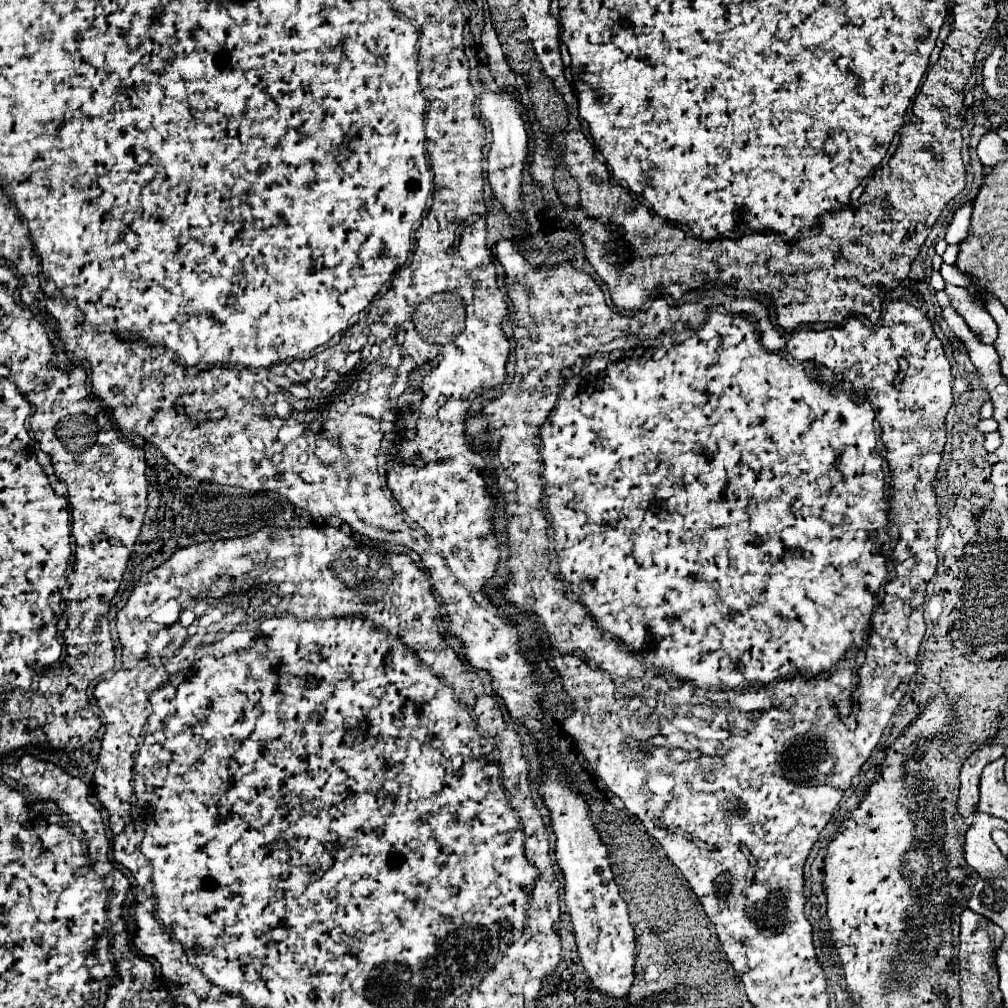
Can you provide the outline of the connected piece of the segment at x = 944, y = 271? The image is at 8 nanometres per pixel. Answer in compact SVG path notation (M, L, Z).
M943 263L941 265L941 277L945 279L945 283L951 283L951 285L959 285L959 287L965 287L971 283L971 277L967 277L967 273L961 273L957 269L957 265L947 265Z

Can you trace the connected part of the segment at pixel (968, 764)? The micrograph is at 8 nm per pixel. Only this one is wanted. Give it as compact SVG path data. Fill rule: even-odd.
M985 745L969 755L969 759L961 767L961 789L959 789L959 801L957 809L963 817L969 817L977 811L979 801L979 779L981 771L987 763L999 759L1005 755L1005 745Z

